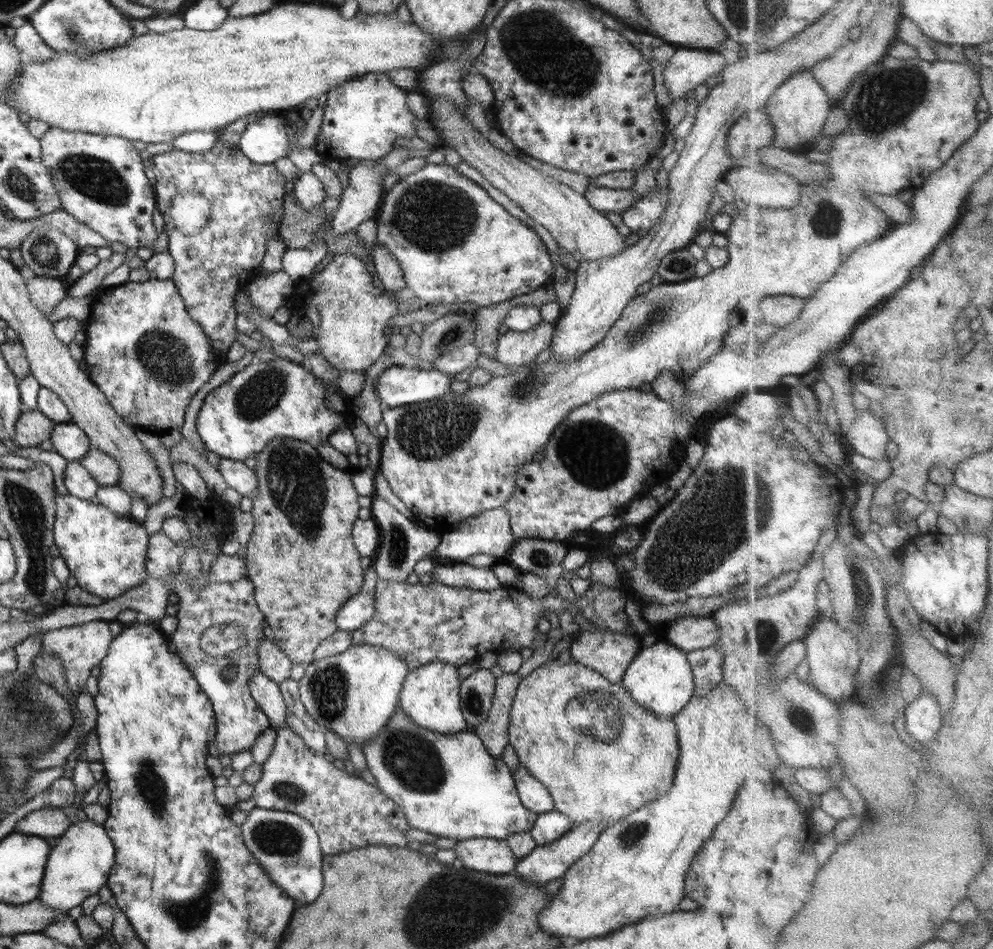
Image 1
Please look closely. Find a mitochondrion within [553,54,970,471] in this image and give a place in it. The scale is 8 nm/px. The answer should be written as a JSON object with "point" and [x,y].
{"point":[886,98]}

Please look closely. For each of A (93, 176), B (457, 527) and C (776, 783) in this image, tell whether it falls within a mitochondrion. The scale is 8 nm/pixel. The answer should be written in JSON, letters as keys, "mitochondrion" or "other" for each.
{"A":"mitochondrion","B":"other","C":"other"}

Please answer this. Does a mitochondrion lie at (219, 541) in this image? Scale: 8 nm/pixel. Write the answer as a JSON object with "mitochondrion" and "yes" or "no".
{"mitochondrion":"no"}

